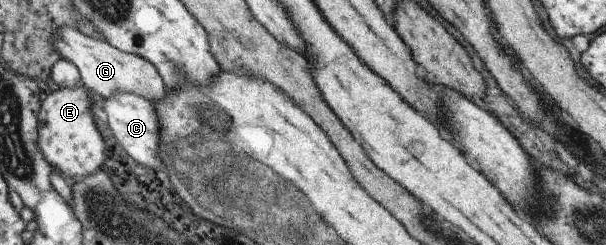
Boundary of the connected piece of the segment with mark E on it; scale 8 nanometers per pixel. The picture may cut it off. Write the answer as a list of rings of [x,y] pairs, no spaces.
[[[80,85],[80,87],[74,89],[61,88],[52,91],[47,96],[44,96],[39,110],[39,117],[37,117],[39,119],[37,145],[39,145],[41,153],[43,153],[43,157],[47,159],[47,163],[51,165],[54,171],[74,179],[88,177],[99,170],[105,160],[105,151],[107,151],[101,133],[93,119],[91,98],[89,89],[85,85]]]

